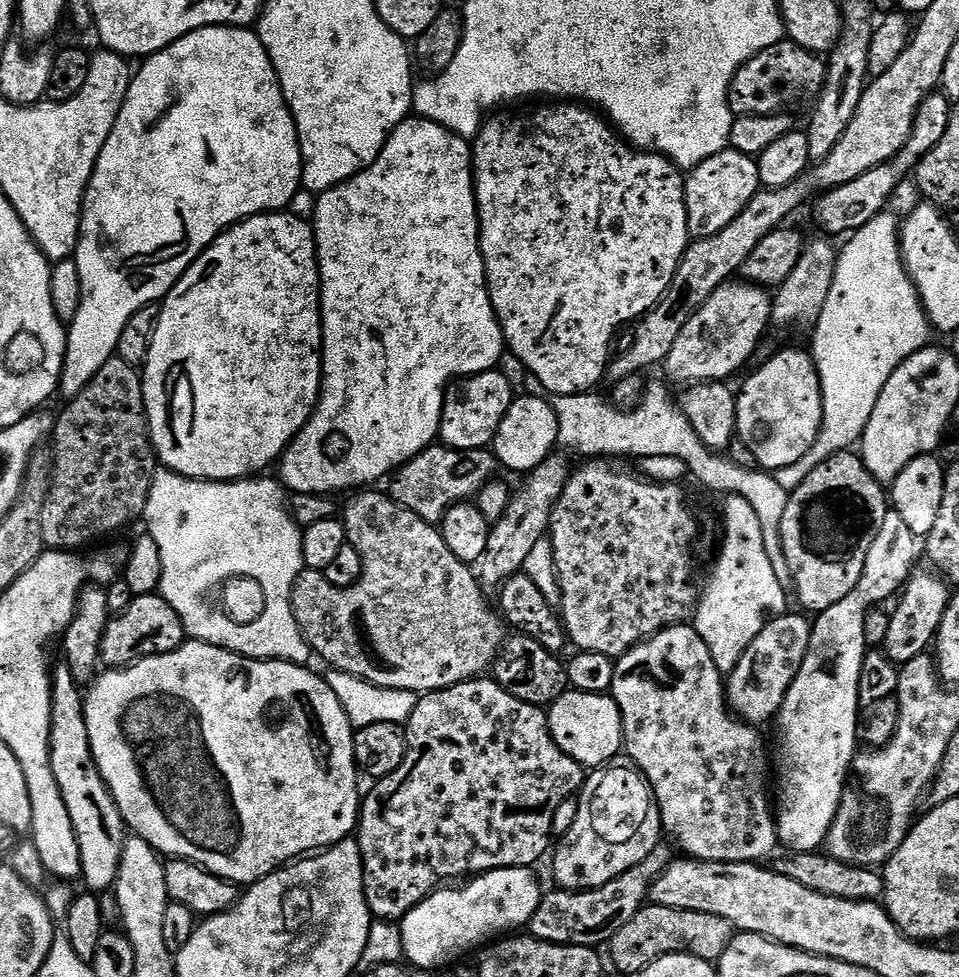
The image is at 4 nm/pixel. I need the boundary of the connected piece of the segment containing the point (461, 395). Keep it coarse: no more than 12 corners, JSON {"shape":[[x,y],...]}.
{"shape":[[500,370],[444,393],[439,443],[489,447],[513,399]]}

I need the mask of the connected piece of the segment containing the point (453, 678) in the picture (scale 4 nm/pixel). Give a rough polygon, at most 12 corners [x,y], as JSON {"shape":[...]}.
{"shape":[[387,491],[342,508],[356,585],[296,579],[317,657],[427,694],[493,667],[505,621]]}

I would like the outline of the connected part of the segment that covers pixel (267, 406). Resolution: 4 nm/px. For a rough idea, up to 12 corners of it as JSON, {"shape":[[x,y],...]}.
{"shape":[[249,216],[160,304],[161,465],[244,480],[320,400],[311,223]]}

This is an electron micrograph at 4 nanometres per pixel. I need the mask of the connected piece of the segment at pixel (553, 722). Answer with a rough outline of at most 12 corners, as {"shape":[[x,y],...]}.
{"shape":[[568,690],[551,701],[554,742],[588,770],[624,747],[611,695]]}

